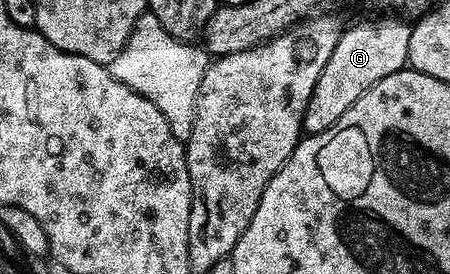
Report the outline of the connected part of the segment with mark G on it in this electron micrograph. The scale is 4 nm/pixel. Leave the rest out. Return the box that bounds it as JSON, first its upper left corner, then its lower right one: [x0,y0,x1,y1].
[302,17,412,134]

